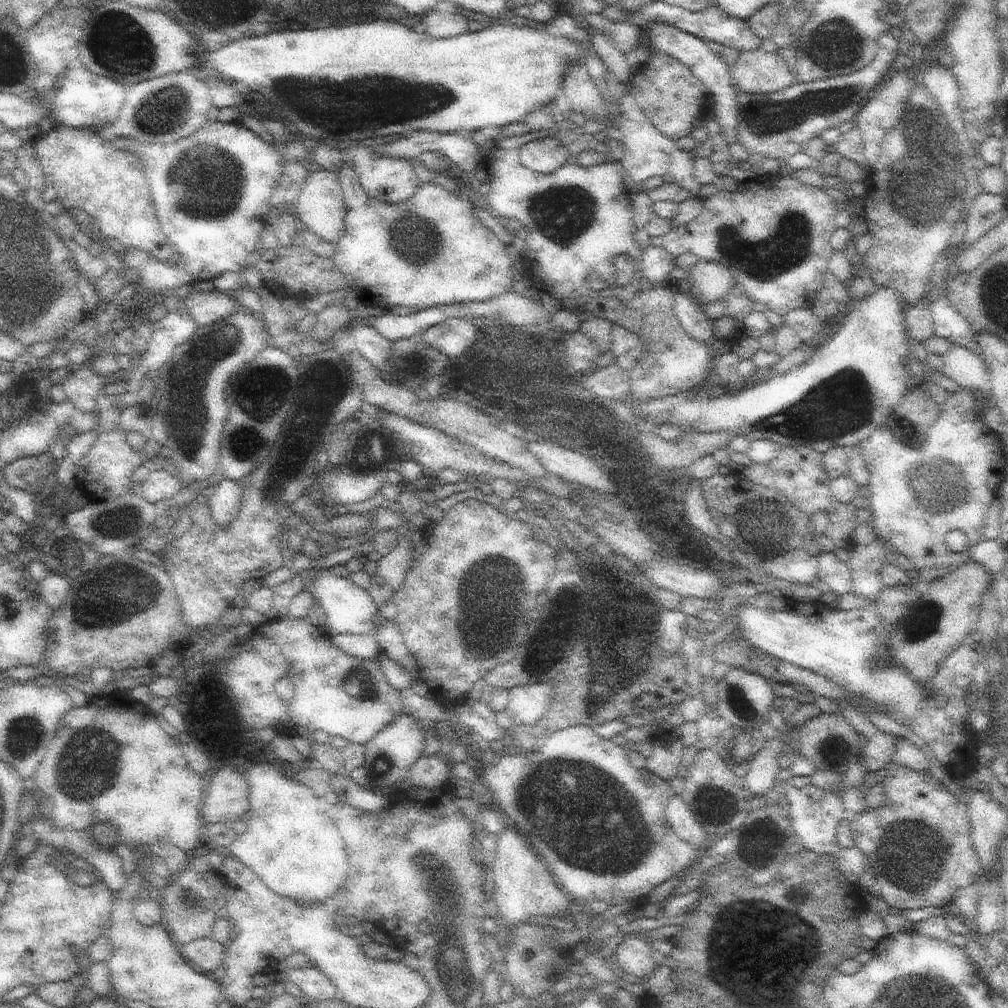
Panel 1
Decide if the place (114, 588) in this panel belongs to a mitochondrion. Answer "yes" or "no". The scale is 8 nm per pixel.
yes

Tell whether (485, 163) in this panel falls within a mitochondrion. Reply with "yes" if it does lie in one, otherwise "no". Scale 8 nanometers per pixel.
no

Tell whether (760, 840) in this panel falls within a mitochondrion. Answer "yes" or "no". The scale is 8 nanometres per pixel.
yes

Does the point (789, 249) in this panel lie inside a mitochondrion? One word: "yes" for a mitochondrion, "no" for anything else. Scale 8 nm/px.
yes

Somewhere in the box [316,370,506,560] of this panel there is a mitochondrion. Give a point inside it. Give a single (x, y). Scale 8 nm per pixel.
(368, 446)

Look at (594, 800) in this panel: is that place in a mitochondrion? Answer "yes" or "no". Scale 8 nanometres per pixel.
yes

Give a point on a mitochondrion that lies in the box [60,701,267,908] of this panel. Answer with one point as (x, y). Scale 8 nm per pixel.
(93, 755)

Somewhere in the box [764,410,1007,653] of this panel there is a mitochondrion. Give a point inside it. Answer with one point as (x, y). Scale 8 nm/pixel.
(940, 486)

